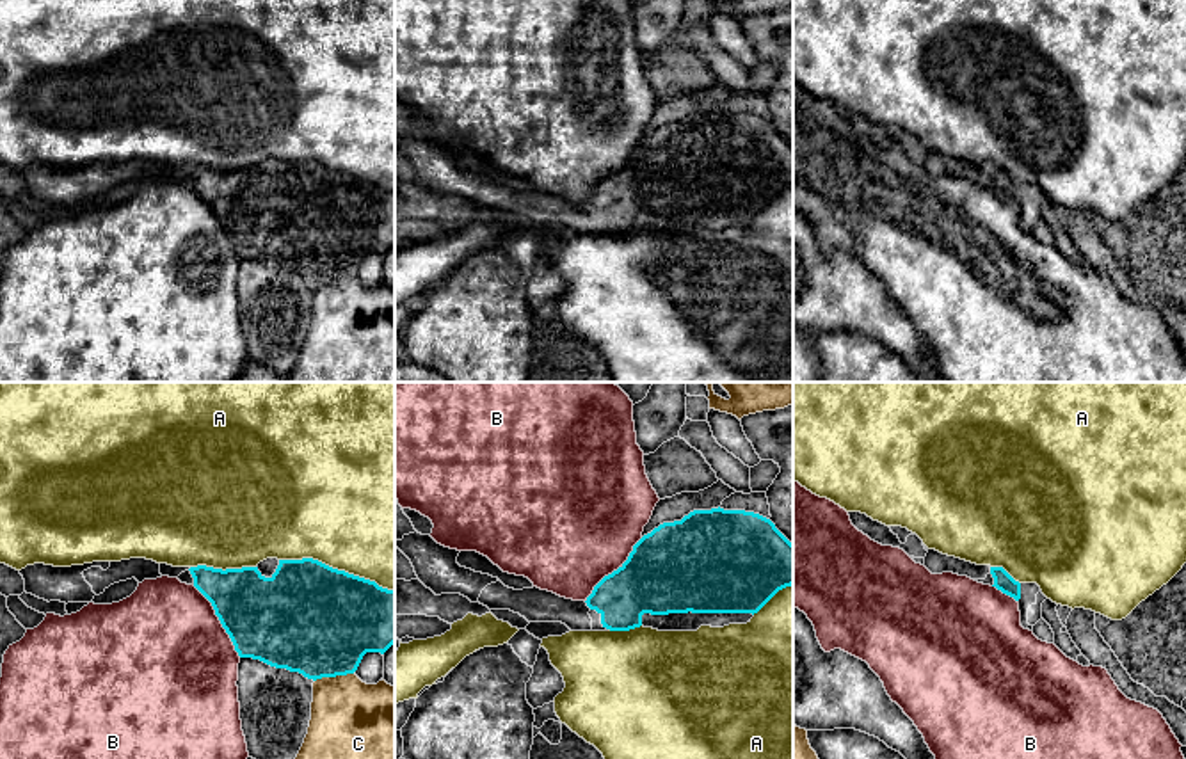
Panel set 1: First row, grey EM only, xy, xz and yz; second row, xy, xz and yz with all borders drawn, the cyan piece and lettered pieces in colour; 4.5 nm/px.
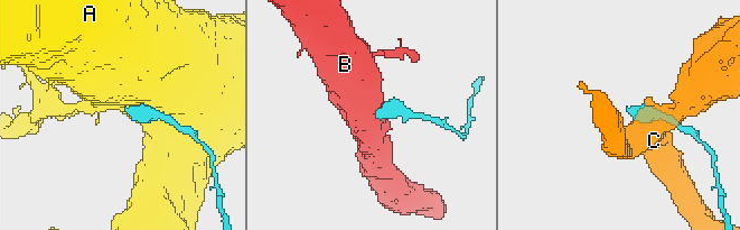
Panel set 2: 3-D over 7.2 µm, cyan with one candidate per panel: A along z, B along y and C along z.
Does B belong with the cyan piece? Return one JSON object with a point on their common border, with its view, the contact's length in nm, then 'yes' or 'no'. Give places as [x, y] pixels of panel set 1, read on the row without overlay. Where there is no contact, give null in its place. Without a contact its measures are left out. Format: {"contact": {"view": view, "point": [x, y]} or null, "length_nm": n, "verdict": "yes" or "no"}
{"contact": {"view": "xy", "point": [219, 221]}, "length_nm": 400, "verdict": "no"}

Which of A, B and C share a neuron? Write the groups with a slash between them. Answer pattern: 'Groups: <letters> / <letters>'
Groups: A / B / C

